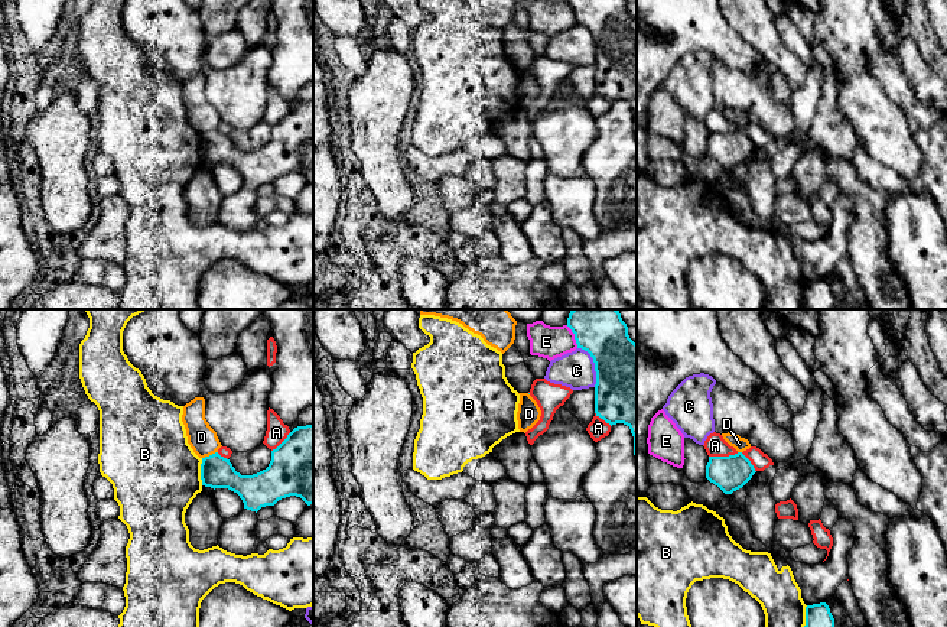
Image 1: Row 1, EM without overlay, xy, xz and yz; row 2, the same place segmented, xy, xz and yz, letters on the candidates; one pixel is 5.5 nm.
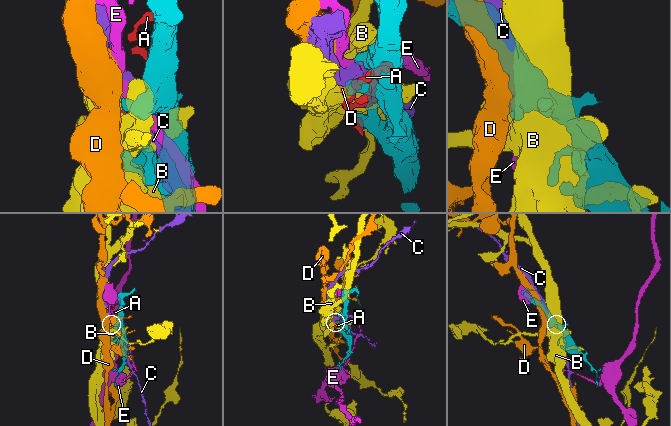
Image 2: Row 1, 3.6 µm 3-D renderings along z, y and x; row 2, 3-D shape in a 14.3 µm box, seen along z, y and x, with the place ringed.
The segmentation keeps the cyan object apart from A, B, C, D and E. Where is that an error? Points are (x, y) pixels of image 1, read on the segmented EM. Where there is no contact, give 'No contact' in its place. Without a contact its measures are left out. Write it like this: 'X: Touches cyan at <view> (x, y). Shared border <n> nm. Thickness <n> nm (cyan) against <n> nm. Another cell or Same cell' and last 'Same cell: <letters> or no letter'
A: Touches cyan at yz (723, 457). Shared border 170 nm. Thickness 190 nm (cyan) against 120 nm. Another cell
B: Touches cyan at xy (201, 471). Shared border 150 nm. Thickness 180 nm (cyan) against 480 nm. Another cell
C: Touches cyan at xz (595, 364). Shared border 240 nm. Thickness 440 nm (cyan) against 200 nm. Another cell
D: Touches cyan at xy (210, 455). Shared border 100 nm. Thickness 180 nm (cyan) against 160 nm. Another cell
E: Touches cyan at xz (575, 337). Shared border 140 nm. Thickness 280 nm (cyan) against 180 nm. Another cell
Same cell: no letter

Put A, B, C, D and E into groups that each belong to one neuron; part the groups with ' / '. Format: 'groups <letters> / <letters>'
groups A / B / C / D / E

